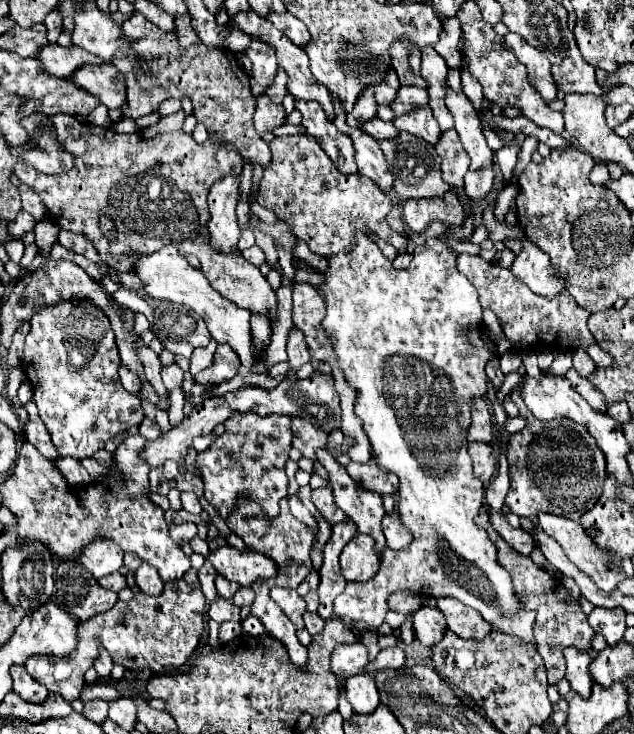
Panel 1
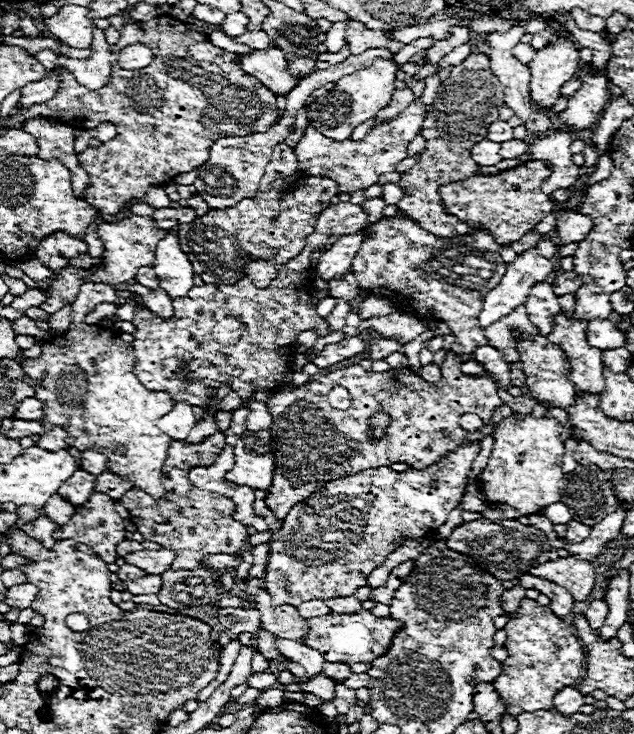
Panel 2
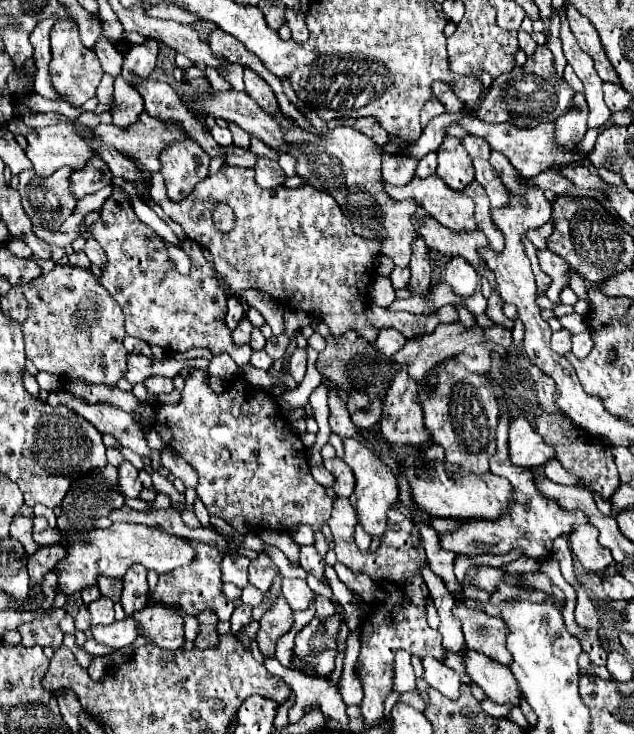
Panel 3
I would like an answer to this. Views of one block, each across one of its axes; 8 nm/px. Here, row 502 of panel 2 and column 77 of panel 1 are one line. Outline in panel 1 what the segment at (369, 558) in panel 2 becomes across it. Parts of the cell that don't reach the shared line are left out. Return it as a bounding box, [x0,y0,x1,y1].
[22,300,144,460]

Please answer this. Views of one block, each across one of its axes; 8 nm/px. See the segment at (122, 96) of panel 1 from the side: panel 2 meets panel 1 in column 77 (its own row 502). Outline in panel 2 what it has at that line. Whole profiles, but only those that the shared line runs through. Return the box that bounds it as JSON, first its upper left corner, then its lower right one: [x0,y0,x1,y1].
[60,470,96,506]

